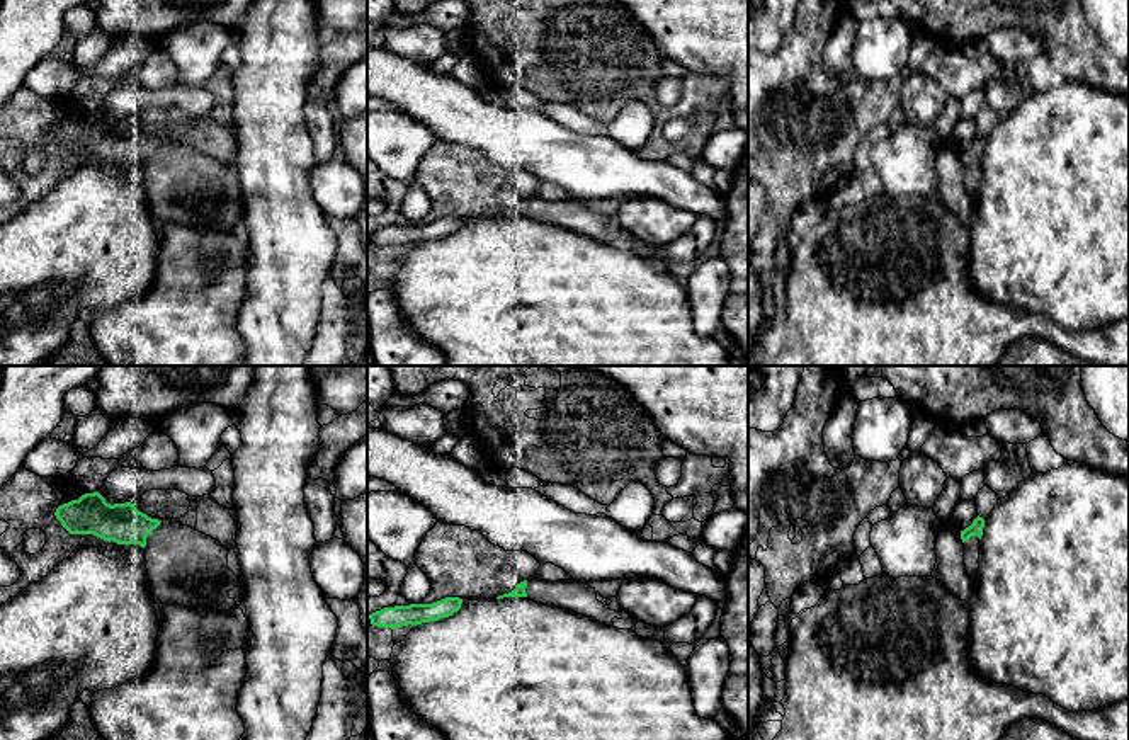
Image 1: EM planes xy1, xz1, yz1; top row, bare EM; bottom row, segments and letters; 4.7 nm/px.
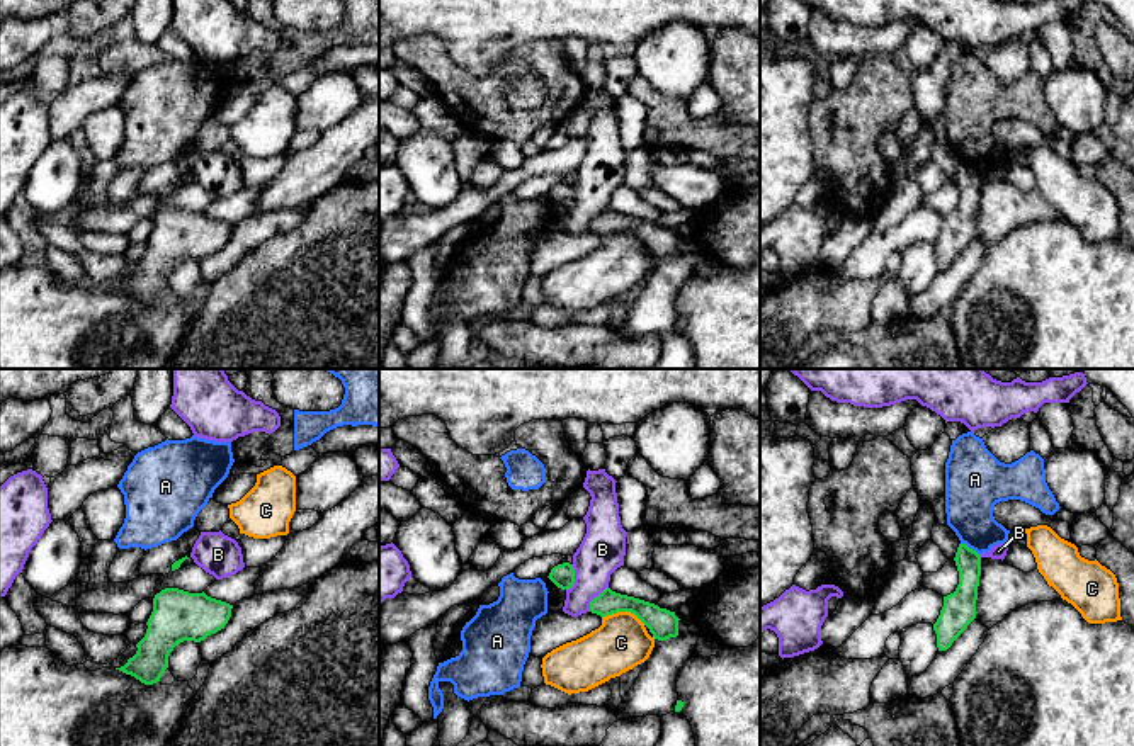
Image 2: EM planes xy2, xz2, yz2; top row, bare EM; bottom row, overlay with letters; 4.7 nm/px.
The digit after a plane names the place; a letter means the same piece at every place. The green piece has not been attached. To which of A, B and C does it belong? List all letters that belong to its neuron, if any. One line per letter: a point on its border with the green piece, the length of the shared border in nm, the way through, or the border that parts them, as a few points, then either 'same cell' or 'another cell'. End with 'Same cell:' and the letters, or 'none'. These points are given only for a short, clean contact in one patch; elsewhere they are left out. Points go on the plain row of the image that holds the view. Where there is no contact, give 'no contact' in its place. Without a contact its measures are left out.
A: contact yz2 (968, 167); length 110 nm; border yz2 (961, 162), (978, 174); another cell
B: contact xz2 (573, 197); length 130 nm; border xz2 (573, 184), (573, 203), (566, 209); another cell
C: contact xz2 (624, 230); length 220 nm; border xz2 (602, 235), (633, 231), (645, 243); another cell
Same cell: none

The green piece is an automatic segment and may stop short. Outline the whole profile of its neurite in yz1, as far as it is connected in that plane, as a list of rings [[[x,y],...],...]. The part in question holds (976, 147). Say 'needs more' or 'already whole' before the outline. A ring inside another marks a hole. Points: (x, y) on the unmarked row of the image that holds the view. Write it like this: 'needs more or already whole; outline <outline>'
needs more; outline [[[978,134],[969,146],[961,150],[961,158],[964,162],[964,184],[973,201],[973,211],[976,208],[976,197],[979,191],[979,158],[983,155],[983,146],[984,138]]]

